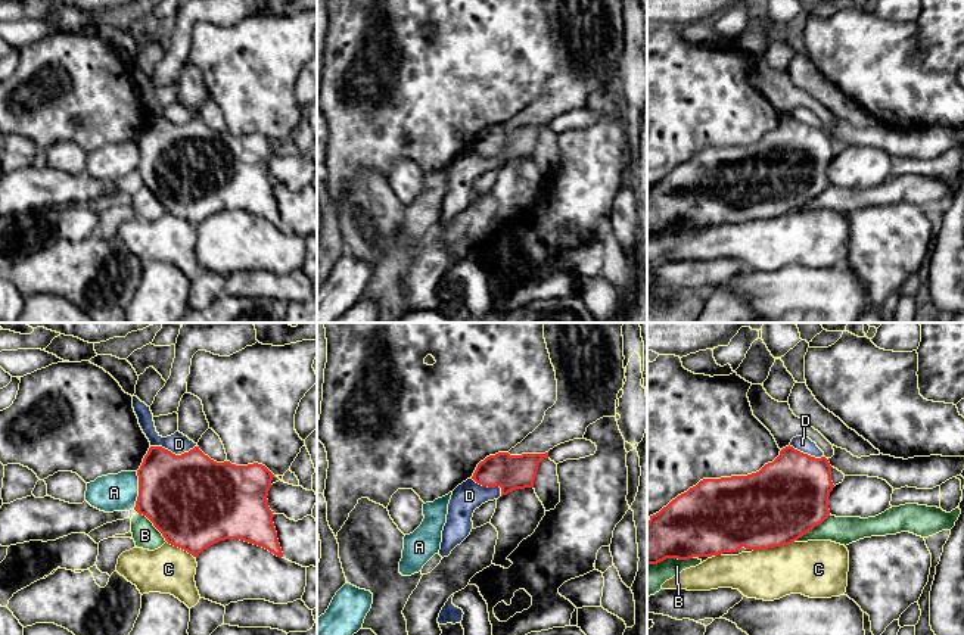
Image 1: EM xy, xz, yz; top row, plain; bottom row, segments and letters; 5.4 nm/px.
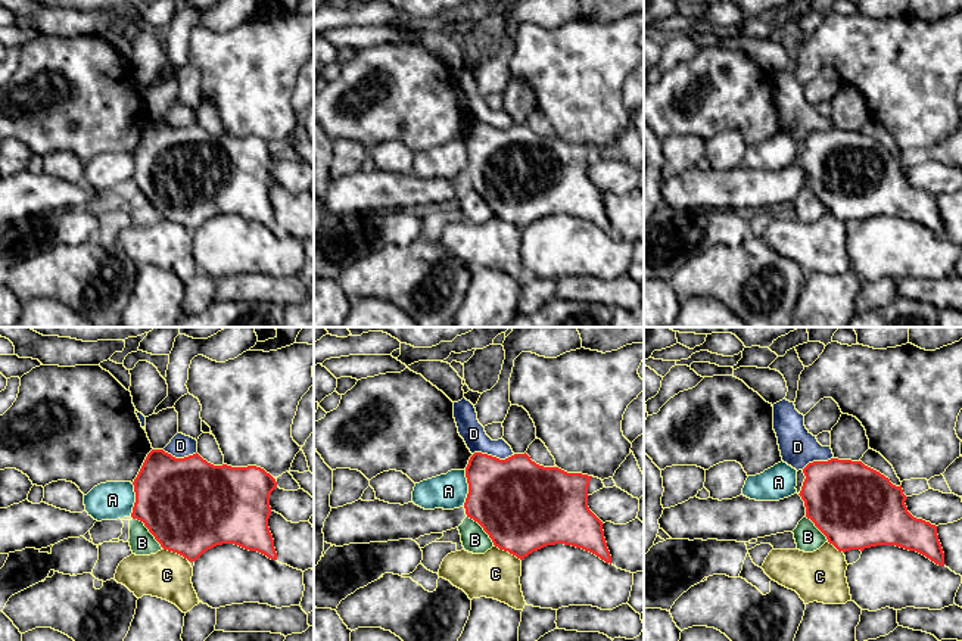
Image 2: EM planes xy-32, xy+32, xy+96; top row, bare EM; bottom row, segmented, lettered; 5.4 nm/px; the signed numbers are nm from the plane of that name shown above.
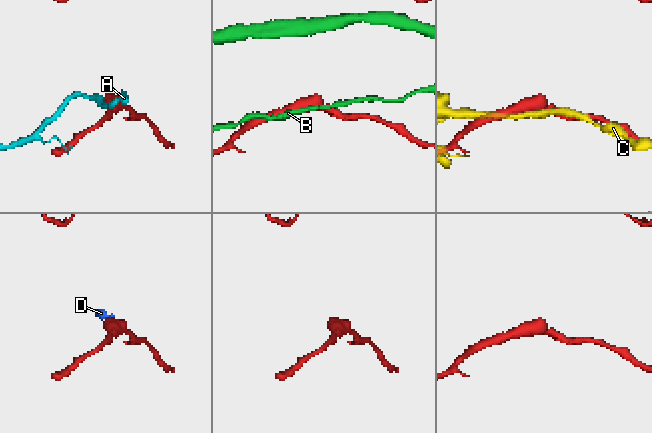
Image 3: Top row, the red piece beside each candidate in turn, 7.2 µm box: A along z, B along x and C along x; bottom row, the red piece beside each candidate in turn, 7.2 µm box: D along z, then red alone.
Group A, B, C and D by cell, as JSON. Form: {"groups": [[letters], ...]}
{"groups": [["A"], ["B"], ["C"], ["D"]]}

